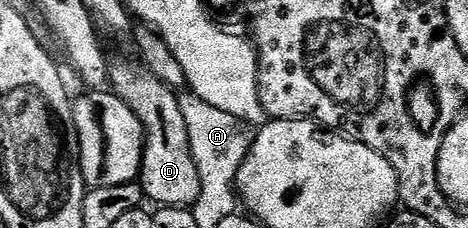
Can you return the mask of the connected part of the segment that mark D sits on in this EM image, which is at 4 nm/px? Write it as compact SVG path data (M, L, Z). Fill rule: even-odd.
M113 65L110 70L110 86L114 93L131 108L134 116L138 116L144 129L144 163L138 179L144 190L144 197L149 203L156 202L157 207L187 206L191 208L199 200L202 185L194 156L191 155L190 138L187 136L186 121L183 120L182 109L179 108L177 91L162 84L162 80L145 72L139 65L136 66Z

